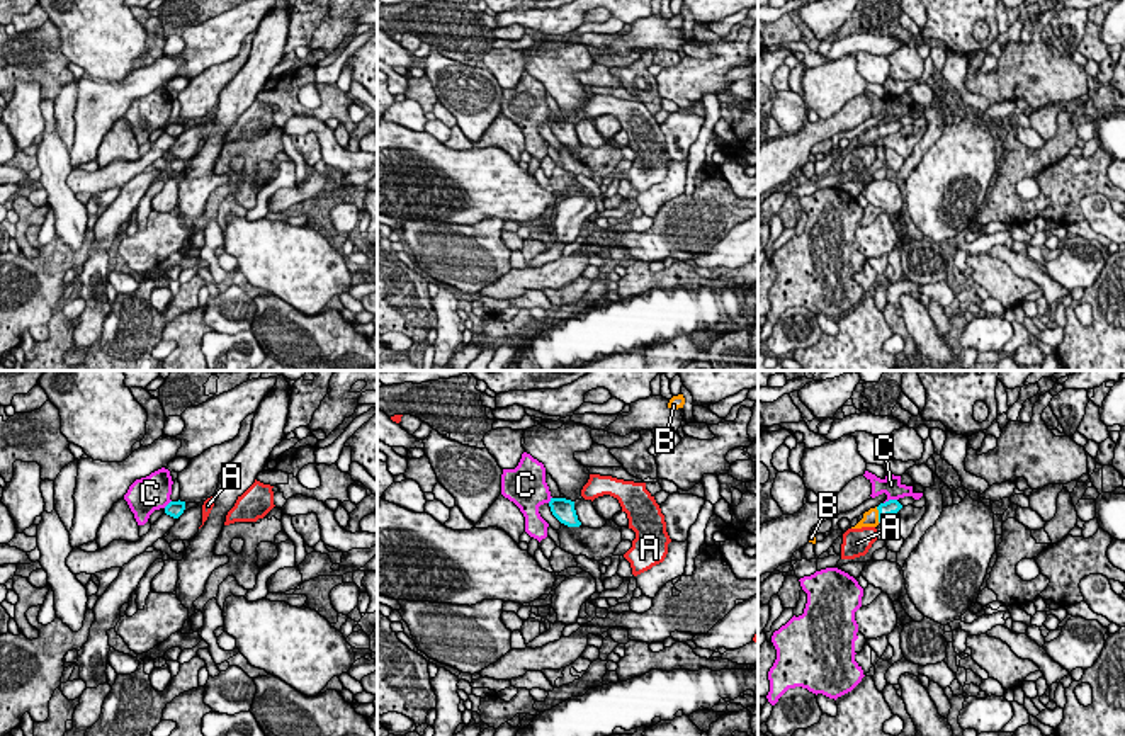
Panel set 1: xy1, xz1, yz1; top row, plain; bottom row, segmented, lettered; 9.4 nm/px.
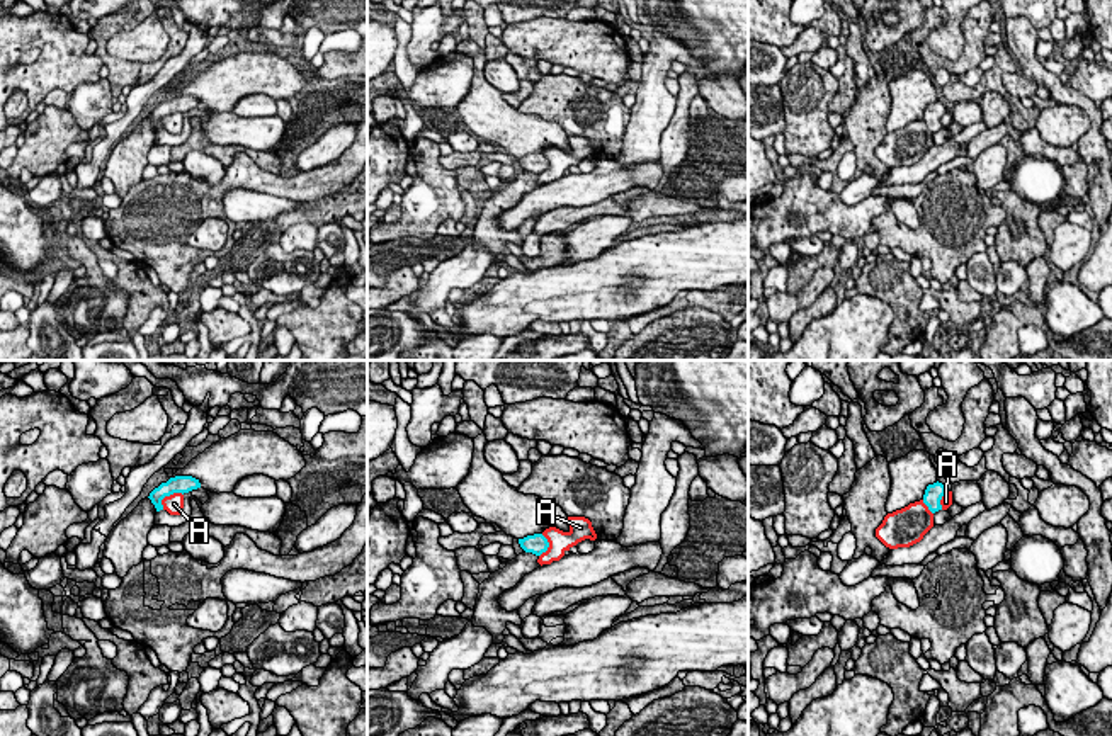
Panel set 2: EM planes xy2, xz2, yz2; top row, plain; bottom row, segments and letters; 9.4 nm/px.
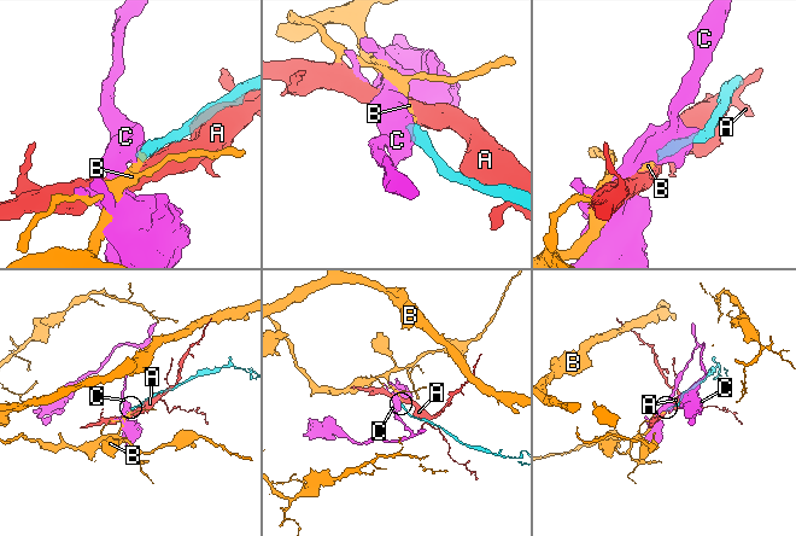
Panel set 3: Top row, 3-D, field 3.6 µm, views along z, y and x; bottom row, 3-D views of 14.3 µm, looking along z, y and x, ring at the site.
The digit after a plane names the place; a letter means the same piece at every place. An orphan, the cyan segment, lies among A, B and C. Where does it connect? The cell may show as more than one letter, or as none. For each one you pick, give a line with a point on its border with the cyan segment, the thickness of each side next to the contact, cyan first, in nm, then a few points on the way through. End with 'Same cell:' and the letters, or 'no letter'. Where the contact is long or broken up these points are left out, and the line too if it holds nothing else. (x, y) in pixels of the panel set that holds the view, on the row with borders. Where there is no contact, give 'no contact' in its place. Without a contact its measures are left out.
B: meets cyan in yz1 at (879, 514); 130 nm thick on the cyan side, 160 nm on the other; runs through yz1 (889, 507), (879, 514), (870, 519)
Same cell: B

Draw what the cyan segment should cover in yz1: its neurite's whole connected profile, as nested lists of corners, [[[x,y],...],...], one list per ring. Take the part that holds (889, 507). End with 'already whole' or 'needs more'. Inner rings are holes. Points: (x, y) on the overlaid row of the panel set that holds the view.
[[[889,500],[863,513],[863,518],[851,529],[877,527],[887,515],[897,513],[902,505],[897,500]]]; needs more

